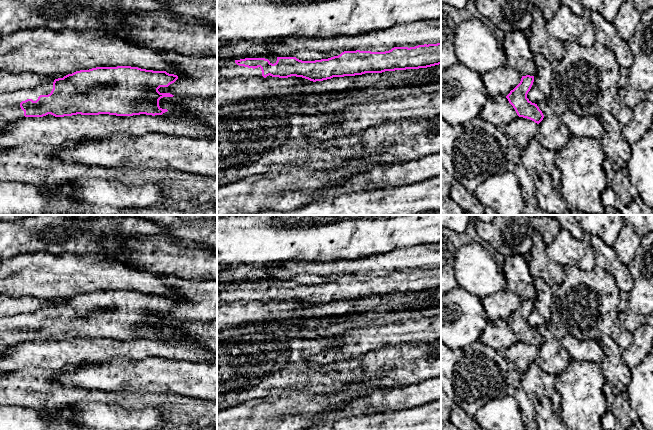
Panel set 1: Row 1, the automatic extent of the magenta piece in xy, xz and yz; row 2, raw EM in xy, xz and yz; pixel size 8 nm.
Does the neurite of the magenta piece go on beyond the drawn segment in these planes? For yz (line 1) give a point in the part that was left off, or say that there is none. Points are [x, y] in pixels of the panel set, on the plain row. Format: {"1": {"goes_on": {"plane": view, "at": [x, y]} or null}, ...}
{"1": {"goes_on": null}}

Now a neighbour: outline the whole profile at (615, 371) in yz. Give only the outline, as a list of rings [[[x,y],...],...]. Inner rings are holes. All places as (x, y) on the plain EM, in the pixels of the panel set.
[[[606,334],[598,339],[598,344],[603,354],[600,364],[602,375],[612,384],[615,392],[626,392],[630,382],[630,368],[622,360],[622,349]]]

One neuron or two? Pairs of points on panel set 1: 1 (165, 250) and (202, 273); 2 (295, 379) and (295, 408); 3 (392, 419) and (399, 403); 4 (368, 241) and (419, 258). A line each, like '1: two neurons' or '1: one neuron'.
1: one neuron
2: two neurons
3: two neurons
4: two neurons

